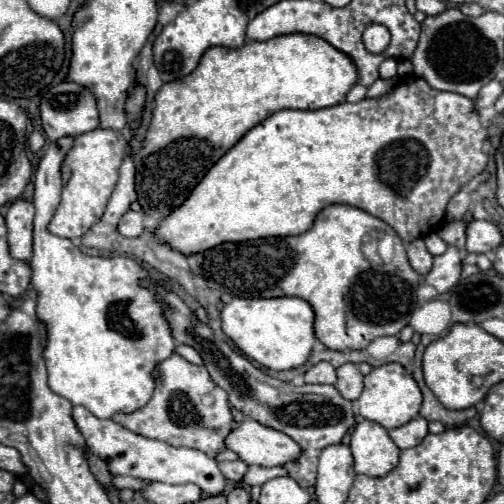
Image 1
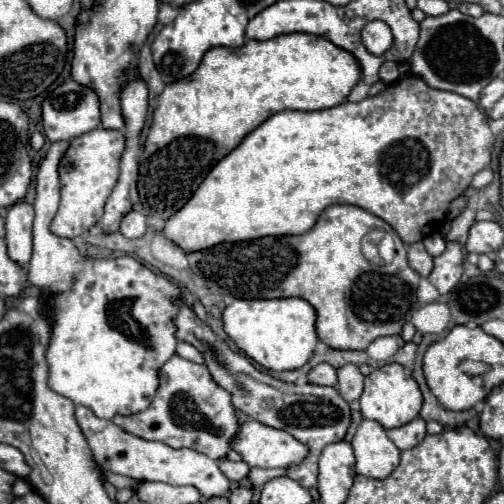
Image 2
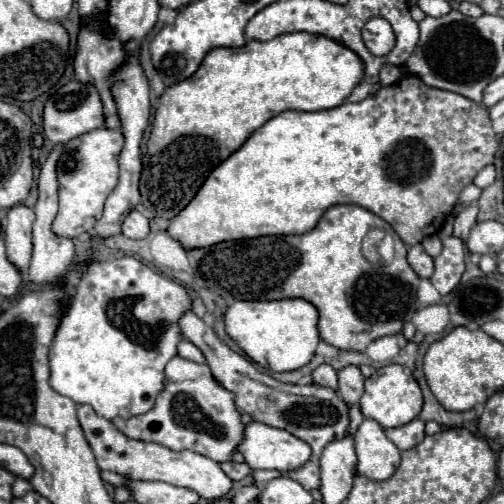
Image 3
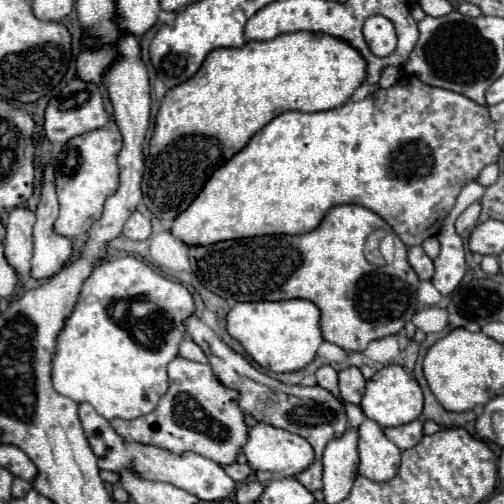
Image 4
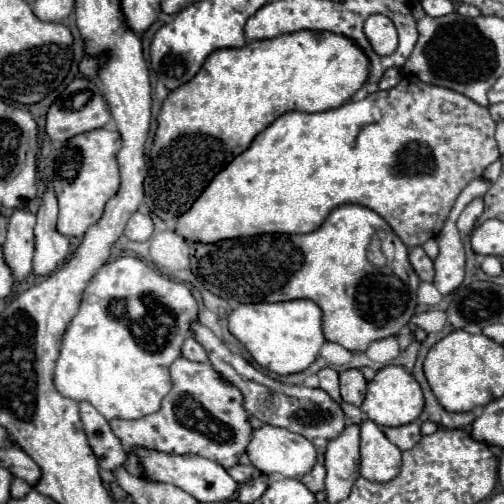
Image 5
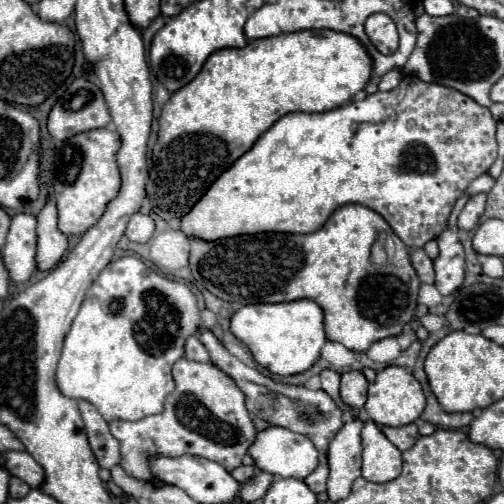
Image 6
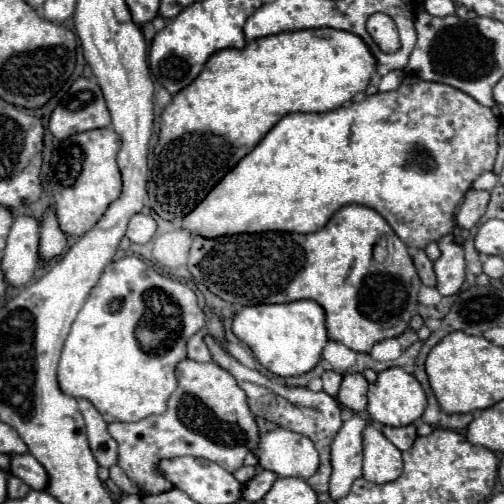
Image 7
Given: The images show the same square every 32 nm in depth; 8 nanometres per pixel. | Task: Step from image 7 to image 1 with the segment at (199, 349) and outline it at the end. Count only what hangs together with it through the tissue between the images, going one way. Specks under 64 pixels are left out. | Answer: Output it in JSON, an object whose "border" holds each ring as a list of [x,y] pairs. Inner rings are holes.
{"border":[[[178,344],[176,346],[176,352],[182,356],[182,358],[186,358],[188,362],[192,362],[192,364],[202,364],[202,358],[200,358],[200,354],[192,348],[192,346],[186,346],[186,344]]]}

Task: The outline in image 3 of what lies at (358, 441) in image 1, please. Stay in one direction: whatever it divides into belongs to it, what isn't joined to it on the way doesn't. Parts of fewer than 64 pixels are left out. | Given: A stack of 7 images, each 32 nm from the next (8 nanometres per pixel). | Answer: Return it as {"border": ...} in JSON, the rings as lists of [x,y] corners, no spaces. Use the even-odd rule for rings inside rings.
{"border":[[[364,420],[356,430],[356,454],[358,454],[358,474],[370,480],[388,480],[400,466],[400,450],[386,438],[384,428],[376,420]]]}

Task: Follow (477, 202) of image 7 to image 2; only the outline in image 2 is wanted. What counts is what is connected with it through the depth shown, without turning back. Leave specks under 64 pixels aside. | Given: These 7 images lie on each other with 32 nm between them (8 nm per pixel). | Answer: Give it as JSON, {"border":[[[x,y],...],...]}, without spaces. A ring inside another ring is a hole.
{"border":[[[466,206],[466,208],[460,212],[460,216],[454,218],[452,228],[450,228],[450,232],[446,234],[446,238],[448,238],[448,240],[458,240],[460,244],[466,244],[468,230],[470,230],[470,226],[474,224],[474,218],[476,218],[476,210],[474,210],[472,206]]]}

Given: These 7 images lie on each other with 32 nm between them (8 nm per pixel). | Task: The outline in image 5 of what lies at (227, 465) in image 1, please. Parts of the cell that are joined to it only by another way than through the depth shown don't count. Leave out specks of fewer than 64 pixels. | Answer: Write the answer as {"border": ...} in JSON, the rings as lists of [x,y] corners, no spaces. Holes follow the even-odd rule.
{"border":[[[238,464],[238,466],[230,468],[228,474],[230,474],[238,484],[242,484],[242,482],[246,482],[246,480],[254,474],[254,466],[242,466],[242,464]]]}

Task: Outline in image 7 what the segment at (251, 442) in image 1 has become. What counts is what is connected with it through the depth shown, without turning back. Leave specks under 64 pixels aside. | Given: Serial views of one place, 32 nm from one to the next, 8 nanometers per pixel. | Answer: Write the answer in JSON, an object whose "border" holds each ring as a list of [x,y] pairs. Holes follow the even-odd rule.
{"border":[[[276,428],[260,436],[260,444],[254,450],[264,470],[272,470],[278,476],[296,476],[308,480],[318,470],[318,452],[310,438]]]}

